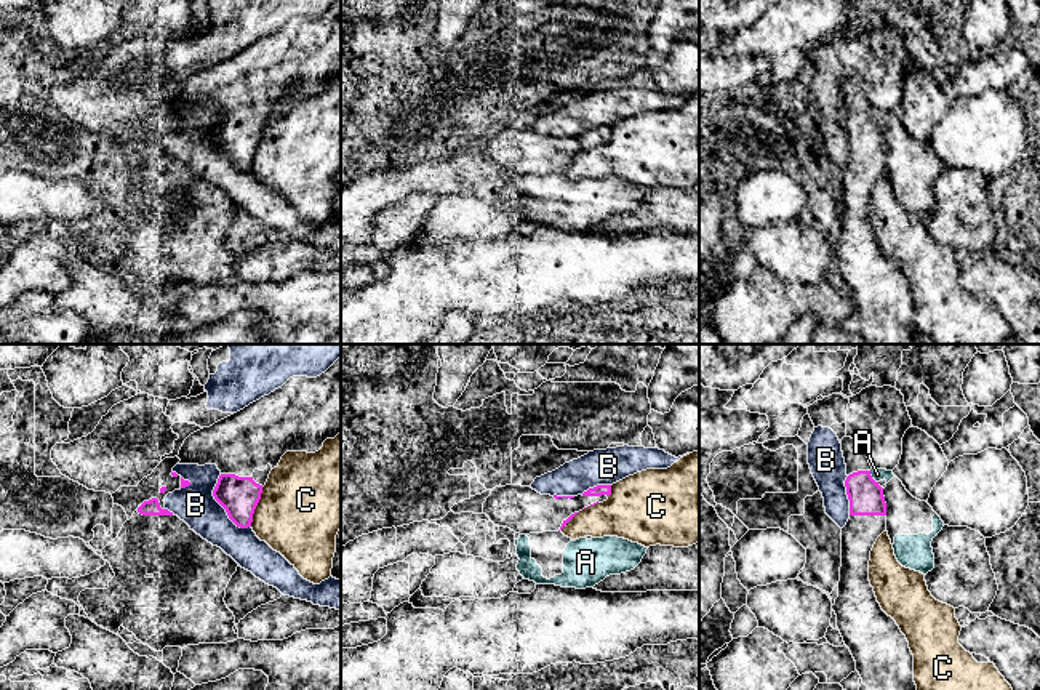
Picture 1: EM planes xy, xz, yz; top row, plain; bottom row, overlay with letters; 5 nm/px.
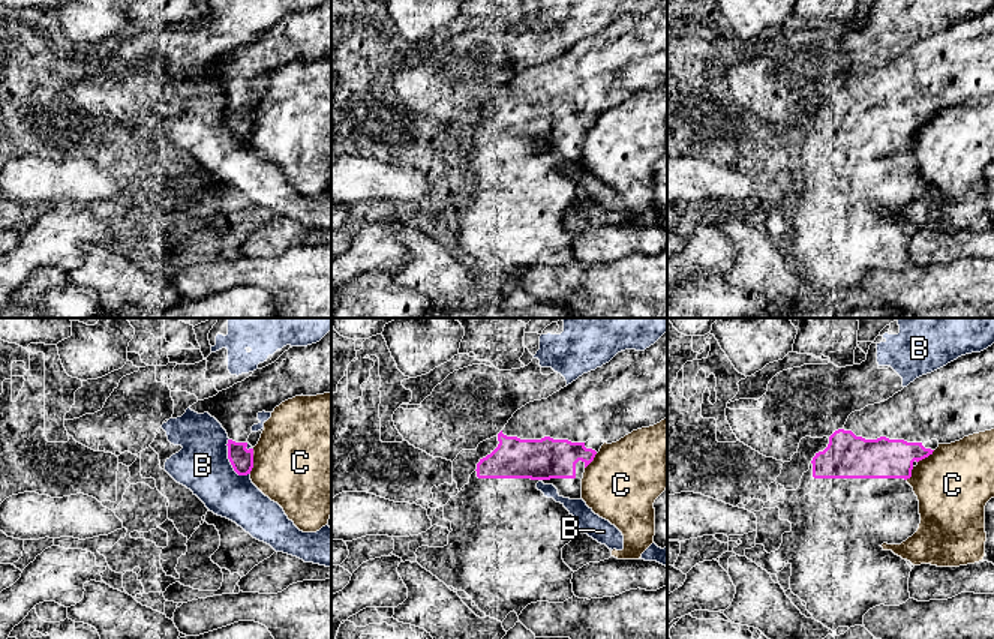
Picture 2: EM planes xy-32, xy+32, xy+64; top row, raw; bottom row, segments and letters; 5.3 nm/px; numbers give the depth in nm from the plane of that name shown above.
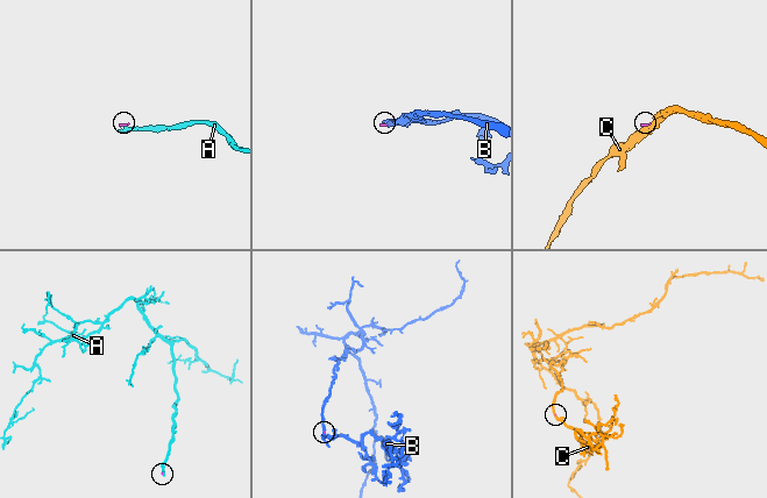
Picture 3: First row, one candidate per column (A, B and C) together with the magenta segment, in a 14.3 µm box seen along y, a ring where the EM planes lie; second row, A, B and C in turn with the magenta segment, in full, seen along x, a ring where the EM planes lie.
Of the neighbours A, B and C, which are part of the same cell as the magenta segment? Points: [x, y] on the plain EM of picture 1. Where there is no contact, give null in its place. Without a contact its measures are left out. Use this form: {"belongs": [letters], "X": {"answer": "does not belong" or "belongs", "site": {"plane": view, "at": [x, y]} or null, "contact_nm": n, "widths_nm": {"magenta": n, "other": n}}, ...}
{"belongs": [], "A": {"answer": "does not belong", "site": {"plane": "yz", "at": [871, 119]}, "contact_nm": 80, "widths_nm": {"magenta": 180, "other": 60}}, "B": {"answer": "does not belong", "site": {"plane": "xy", "at": [221, 146]}, "contact_nm": 320, "widths_nm": {"magenta": 190, "other": 200}}, "C": {"answer": "does not belong", "site": {"plane": "xy", "at": [256, 146]}, "contact_nm": 220, "widths_nm": {"magenta": 190, "other": 440}}}

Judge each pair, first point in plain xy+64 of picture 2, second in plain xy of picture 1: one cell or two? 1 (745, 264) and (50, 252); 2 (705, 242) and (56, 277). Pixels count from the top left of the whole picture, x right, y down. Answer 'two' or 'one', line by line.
1: two
2: one

